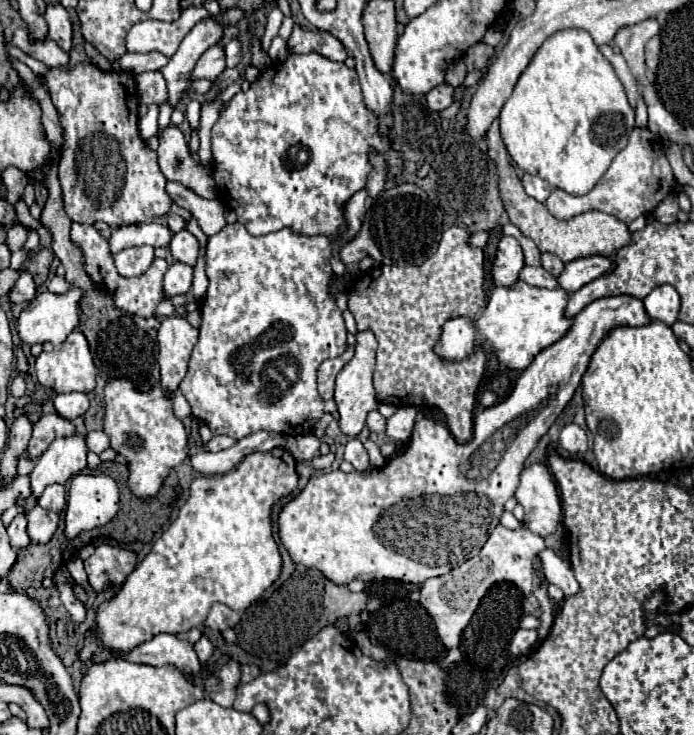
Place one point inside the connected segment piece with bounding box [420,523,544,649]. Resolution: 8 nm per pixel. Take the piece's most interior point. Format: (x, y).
(451, 599)

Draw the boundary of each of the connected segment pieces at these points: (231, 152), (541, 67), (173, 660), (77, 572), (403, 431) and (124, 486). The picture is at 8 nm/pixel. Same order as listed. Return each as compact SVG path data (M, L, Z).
M290 53L286 61L276 63L272 67L268 67L266 71L262 71L260 79L256 83L250 85L250 89L244 93L236 93L230 99L228 109L224 109L218 117L218 121L212 127L212 177L216 181L218 187L218 197L222 199L222 203L226 203L238 217L238 221L250 231L250 235L266 235L272 231L280 231L282 227L290 227L296 233L304 233L304 235L326 235L328 239L336 239L340 233L346 231L346 219L344 219L344 205L348 203L348 199L364 189L366 185L366 175L370 173L370 163L368 163L368 151L370 149L378 149L380 153L384 153L386 161L388 161L388 175L400 175L402 173L402 159L400 155L392 149L392 143L388 139L382 139L378 135L376 129L376 115L370 113L364 105L362 99L362 91L360 91L360 83L358 83L358 75L354 69L348 69L344 63L336 63L330 61L318 53L308 53L308 55L296 55Z
M564 29L546 39L500 111L500 133L514 163L522 171L538 175L570 195L584 195L600 181L616 153L626 147L632 129L634 109L628 103L624 85L616 77L610 61L582 29Z
M160 633L154 639L134 647L130 653L124 655L126 661L132 663L144 663L144 665L174 665L178 667L178 671L186 677L192 679L194 685L200 683L200 679L204 677L204 673L214 675L220 667L224 667L230 657L228 655L220 655L216 663L212 663L210 667L202 661L198 661L198 655L192 647L192 643L178 639L176 635L170 633Z
M74 559L74 561L70 561L66 567L68 567L72 579L74 579L78 585L86 585L86 583L88 583L86 573L84 573L84 567L82 567L82 559Z
M416 406L399 407L392 417L386 419L386 435L394 441L406 443L413 432L418 412Z
M114 459L114 461L108 461L108 463L100 463L100 467L96 471L112 477L118 483L118 487L120 487L120 511L118 511L118 515L108 525L100 527L98 533L102 537L110 537L110 539L118 541L120 545L136 545L136 543L146 545L146 543L150 543L152 537L158 531L162 531L162 527L170 519L170 511L172 511L170 509L170 499L174 497L174 489L164 485L162 491L154 499L140 499L140 497L132 495L132 491L128 489L128 467L126 467L124 461Z

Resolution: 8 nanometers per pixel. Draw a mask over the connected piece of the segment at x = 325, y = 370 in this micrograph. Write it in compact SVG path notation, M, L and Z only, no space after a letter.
M350 349L346 353L342 353L340 357L336 357L336 359L326 359L326 361L320 363L320 367L318 367L318 391L320 391L320 395L322 395L324 401L332 399L334 379L336 379L336 375L340 373L342 365L348 359L350 359Z

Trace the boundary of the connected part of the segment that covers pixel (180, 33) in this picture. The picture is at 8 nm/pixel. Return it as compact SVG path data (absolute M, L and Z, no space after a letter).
M192 5L182 11L180 19L172 23L162 23L154 19L146 19L136 23L128 33L128 49L132 53L150 53L160 51L166 57L172 57L182 39L192 31L192 27L208 17L210 13L202 5Z

